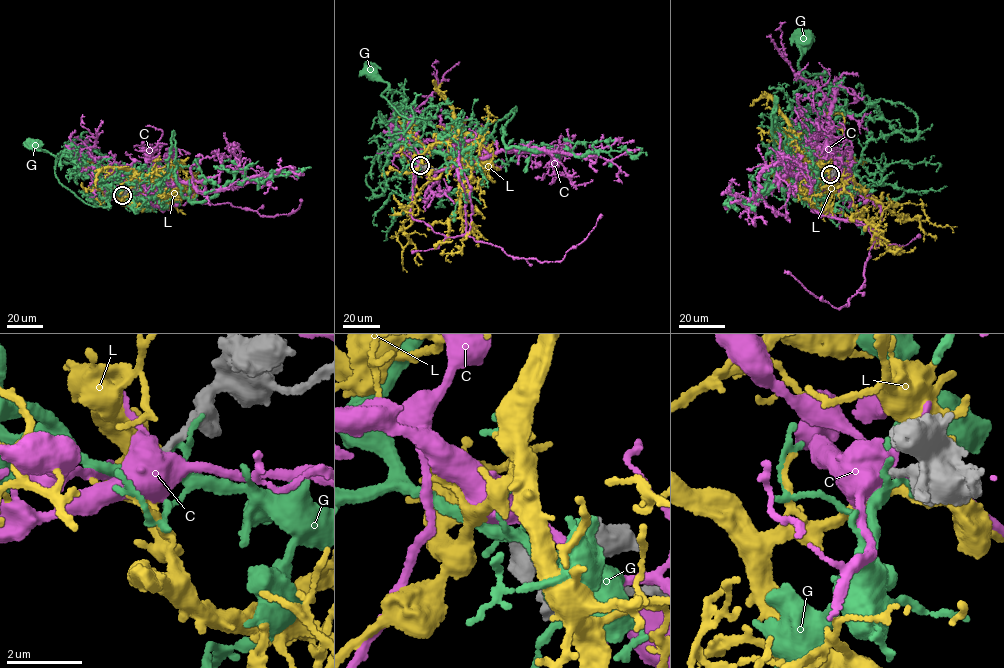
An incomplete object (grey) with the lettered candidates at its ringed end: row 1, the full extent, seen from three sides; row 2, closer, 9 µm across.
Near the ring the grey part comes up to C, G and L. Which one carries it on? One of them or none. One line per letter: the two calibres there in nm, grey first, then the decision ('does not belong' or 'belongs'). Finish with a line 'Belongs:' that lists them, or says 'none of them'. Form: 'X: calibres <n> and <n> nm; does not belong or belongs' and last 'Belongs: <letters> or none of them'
C: calibres 220 and 480 nm; does not belong
G: calibres 240 and 260 nm; does not belong
L: calibres 190 and 240 nm; belongs
Belongs: L

